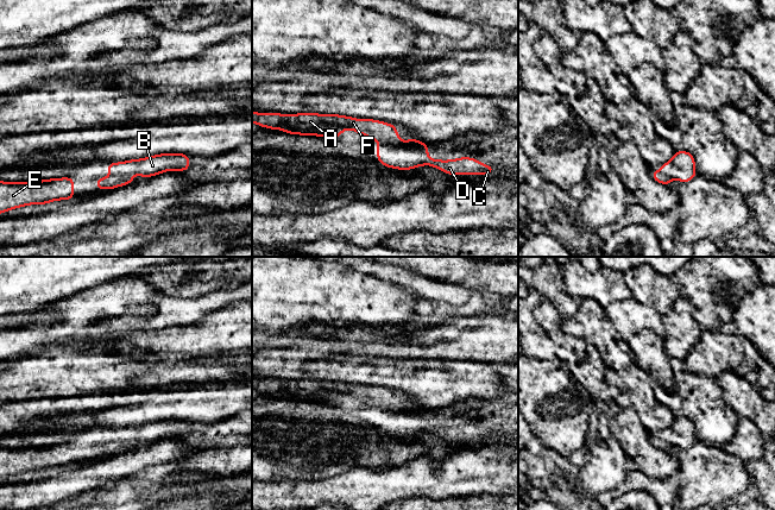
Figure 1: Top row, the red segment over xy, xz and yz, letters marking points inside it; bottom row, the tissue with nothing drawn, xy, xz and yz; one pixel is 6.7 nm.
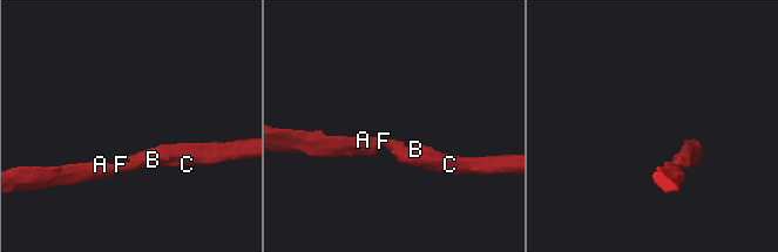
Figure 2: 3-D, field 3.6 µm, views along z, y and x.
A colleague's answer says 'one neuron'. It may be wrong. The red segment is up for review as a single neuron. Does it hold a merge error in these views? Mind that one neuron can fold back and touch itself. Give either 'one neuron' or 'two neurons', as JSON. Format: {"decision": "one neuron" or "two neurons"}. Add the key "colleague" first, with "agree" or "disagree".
{"colleague": "agree", "decision": "one neuron"}

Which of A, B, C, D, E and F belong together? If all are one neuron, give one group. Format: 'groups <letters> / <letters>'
groups A B C D E F

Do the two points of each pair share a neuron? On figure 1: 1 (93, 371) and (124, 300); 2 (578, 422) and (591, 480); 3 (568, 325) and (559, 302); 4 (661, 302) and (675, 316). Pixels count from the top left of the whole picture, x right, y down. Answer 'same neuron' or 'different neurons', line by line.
1: different neurons
2: different neurons
3: different neurons
4: different neurons

